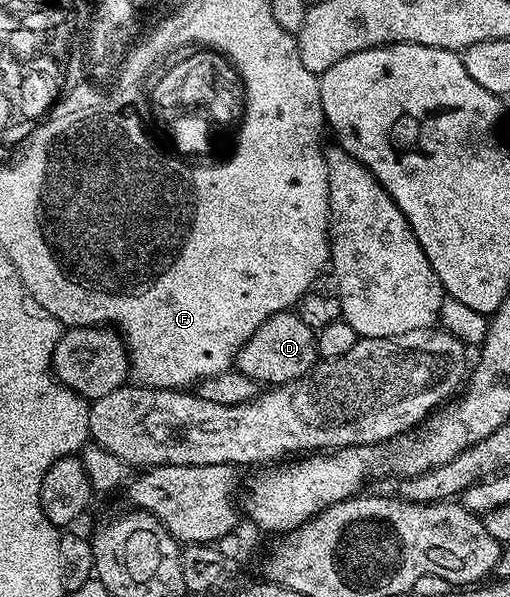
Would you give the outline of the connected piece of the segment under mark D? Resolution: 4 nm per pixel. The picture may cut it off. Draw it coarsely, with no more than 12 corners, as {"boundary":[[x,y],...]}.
{"boundary":[[275,313],[236,352],[261,386],[285,385],[318,360],[317,330]]}

